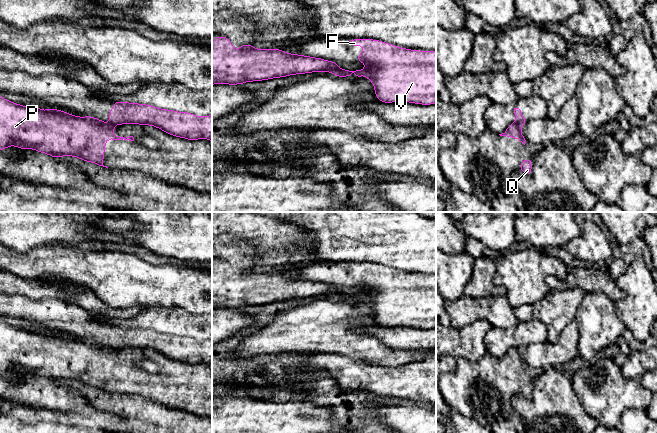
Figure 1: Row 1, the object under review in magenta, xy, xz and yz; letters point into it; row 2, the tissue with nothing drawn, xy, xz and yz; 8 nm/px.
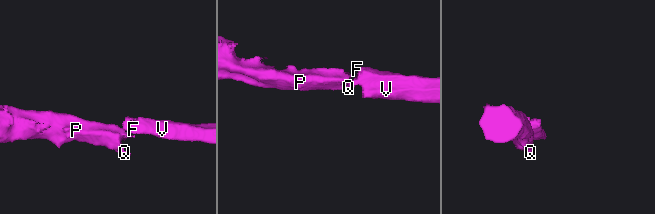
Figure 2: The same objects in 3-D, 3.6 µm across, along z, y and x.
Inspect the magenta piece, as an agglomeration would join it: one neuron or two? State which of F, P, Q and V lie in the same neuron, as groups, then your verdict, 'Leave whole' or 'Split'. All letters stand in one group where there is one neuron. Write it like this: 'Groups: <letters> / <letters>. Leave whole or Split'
Groups: F V / P Q. Split

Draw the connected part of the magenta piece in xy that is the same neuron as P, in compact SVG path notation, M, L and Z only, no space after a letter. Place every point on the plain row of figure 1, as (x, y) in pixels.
M0 320L0 375L16 370L53 382L77 381L108 392L103 389L108 363L134 365L133 360L115 360L114 349L99 342L27 331Z

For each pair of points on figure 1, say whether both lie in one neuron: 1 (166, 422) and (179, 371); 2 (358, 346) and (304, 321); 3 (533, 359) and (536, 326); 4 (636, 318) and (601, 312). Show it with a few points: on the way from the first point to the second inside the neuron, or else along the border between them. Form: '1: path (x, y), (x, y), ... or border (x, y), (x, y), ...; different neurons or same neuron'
1: border (173, 409), (179, 411); different neurons
2: path (345, 335), (337, 327), (317, 327); same neuron
3: border (546, 339), (527, 345); different neurons
4: border (614, 303), (616, 315), (626, 328); different neurons

